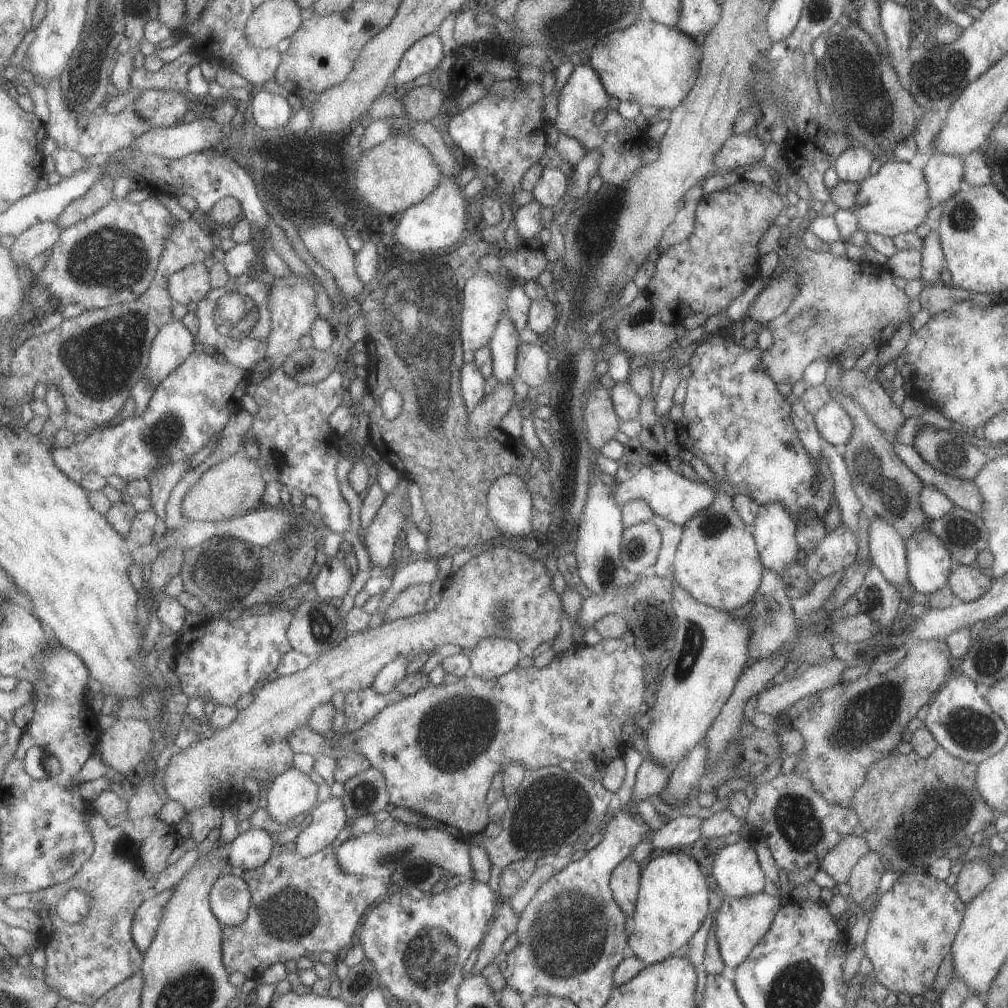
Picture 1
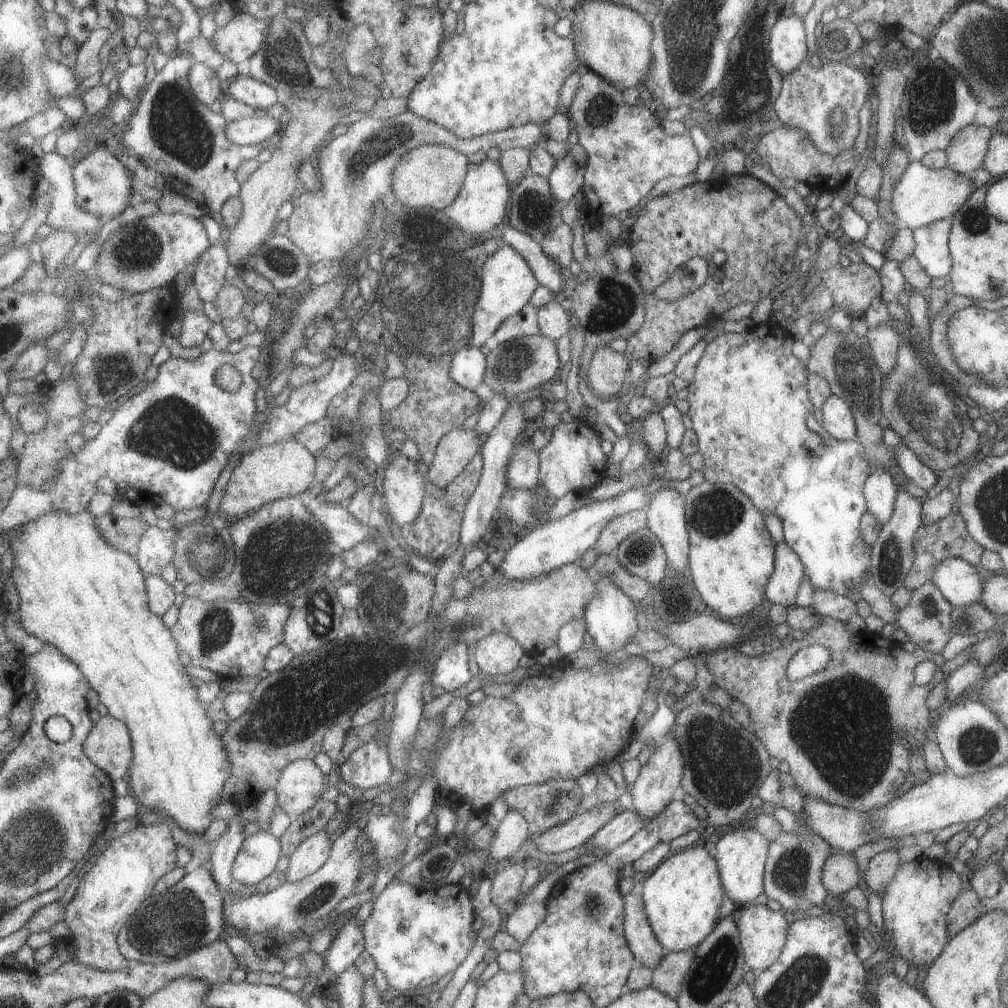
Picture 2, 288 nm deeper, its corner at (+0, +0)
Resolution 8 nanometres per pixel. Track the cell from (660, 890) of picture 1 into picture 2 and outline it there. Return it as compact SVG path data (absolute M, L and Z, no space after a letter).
M687 848L679 854L669 856L665 862L657 866L655 872L645 876L641 882L645 888L643 898L645 898L649 922L655 930L655 936L659 938L663 948L667 948L667 952L689 952L701 946L719 926L721 910L723 910L723 892L725 892L723 876L719 872L719 862L705 848Z

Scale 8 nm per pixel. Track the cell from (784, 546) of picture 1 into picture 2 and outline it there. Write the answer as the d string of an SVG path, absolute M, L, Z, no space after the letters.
M781 540L775 546L775 570L767 584L767 602L769 604L789 604L797 598L797 588L805 576L803 562L799 556Z

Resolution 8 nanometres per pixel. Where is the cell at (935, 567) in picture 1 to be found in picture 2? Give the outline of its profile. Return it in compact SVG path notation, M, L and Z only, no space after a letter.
M941 558L929 582L953 608L979 602L983 592L983 576L975 572L975 566L961 558Z

